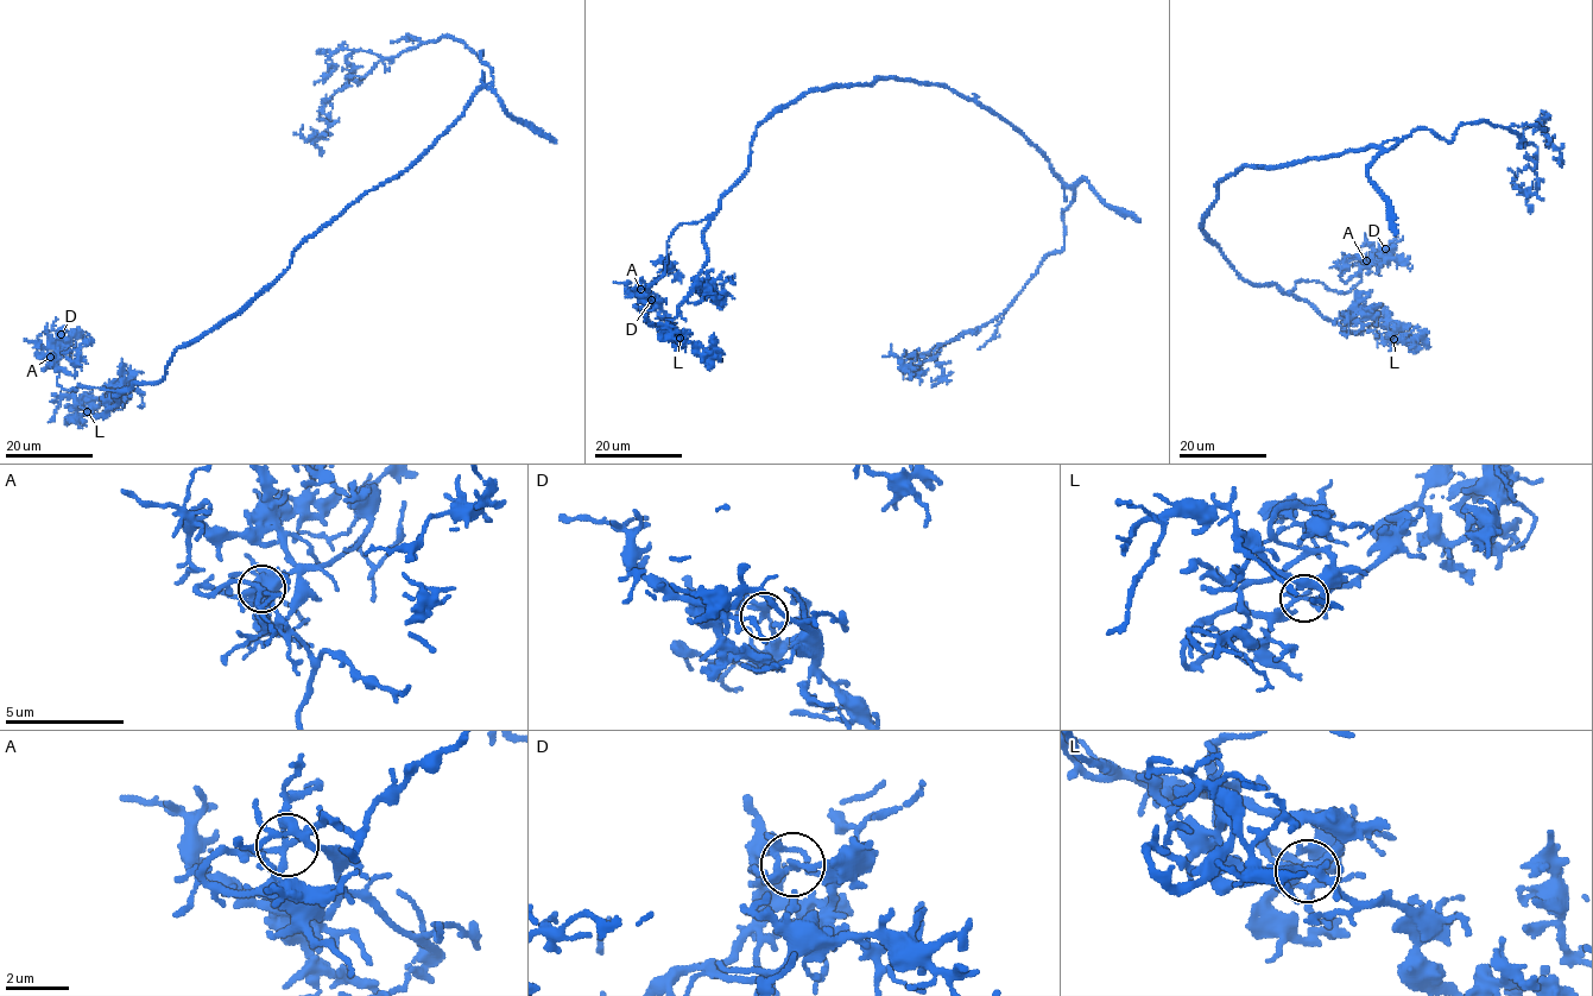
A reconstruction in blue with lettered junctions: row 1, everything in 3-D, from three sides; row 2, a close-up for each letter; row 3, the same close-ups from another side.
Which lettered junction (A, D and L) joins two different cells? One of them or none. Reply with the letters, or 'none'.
none

